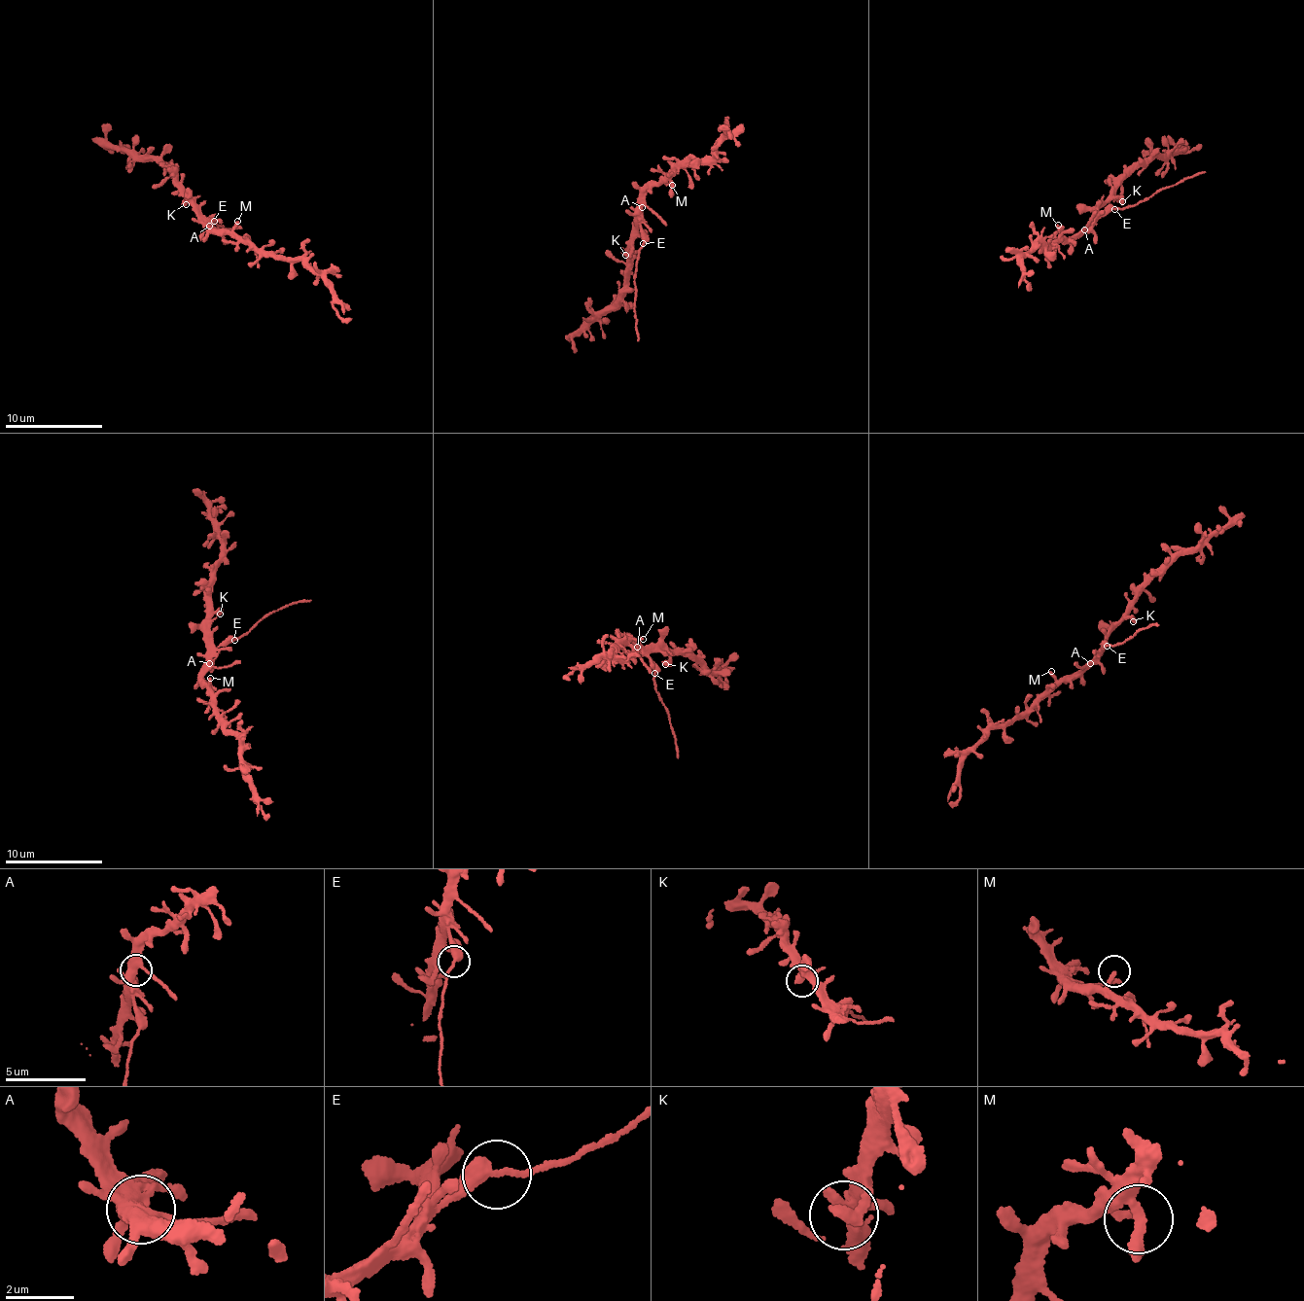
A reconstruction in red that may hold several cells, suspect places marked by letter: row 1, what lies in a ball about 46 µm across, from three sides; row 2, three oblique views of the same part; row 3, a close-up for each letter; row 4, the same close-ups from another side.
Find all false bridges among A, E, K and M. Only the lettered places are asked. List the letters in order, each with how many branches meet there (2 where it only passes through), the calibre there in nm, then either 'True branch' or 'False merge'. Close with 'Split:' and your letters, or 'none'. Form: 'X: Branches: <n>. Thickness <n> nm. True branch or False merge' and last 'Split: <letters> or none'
A: Branches: 4. Thickness 440 nm. True branch
E: Branches: 2. Thickness 360 nm. False merge
K: Branches: 1. Thickness 400 nm. True branch
M: Branches: 1. Thickness 240 nm. True branch
Split: E

